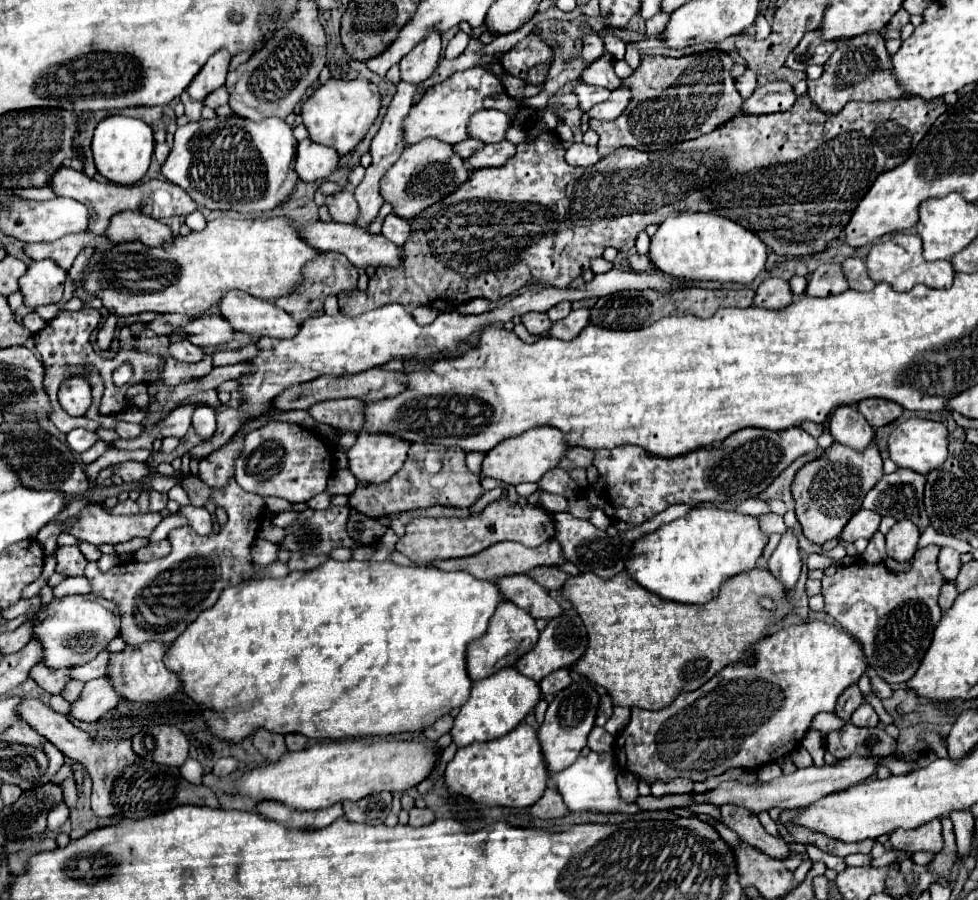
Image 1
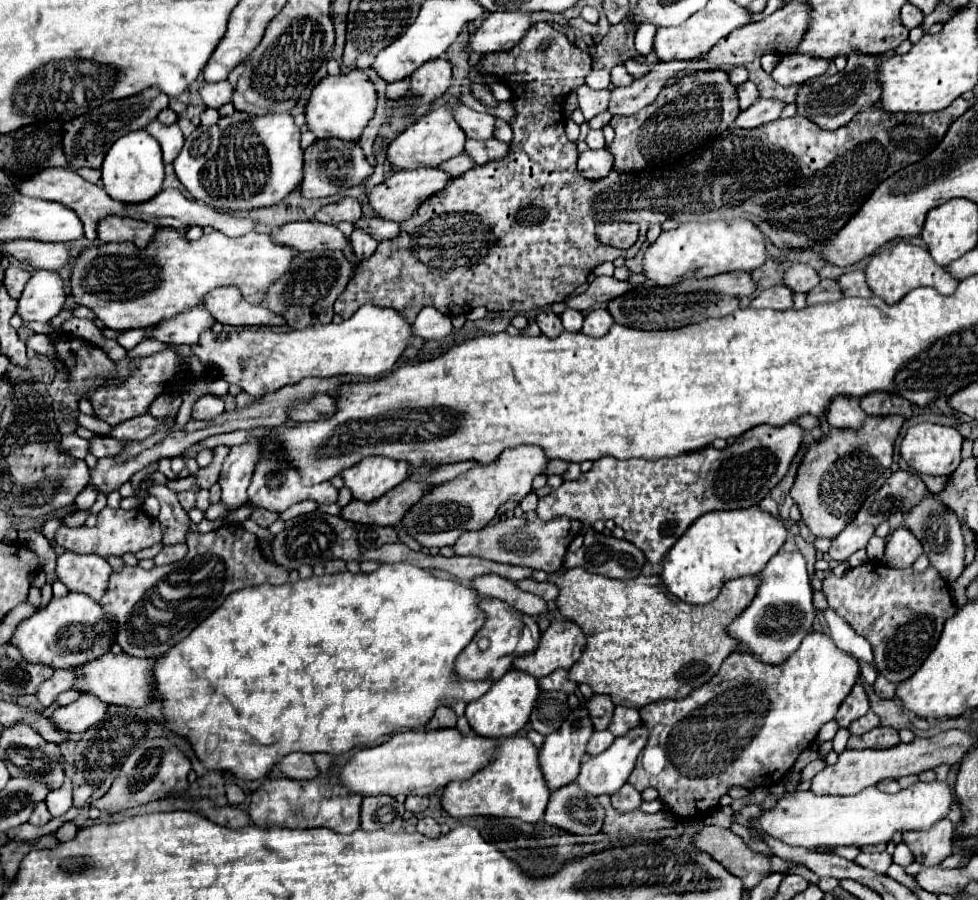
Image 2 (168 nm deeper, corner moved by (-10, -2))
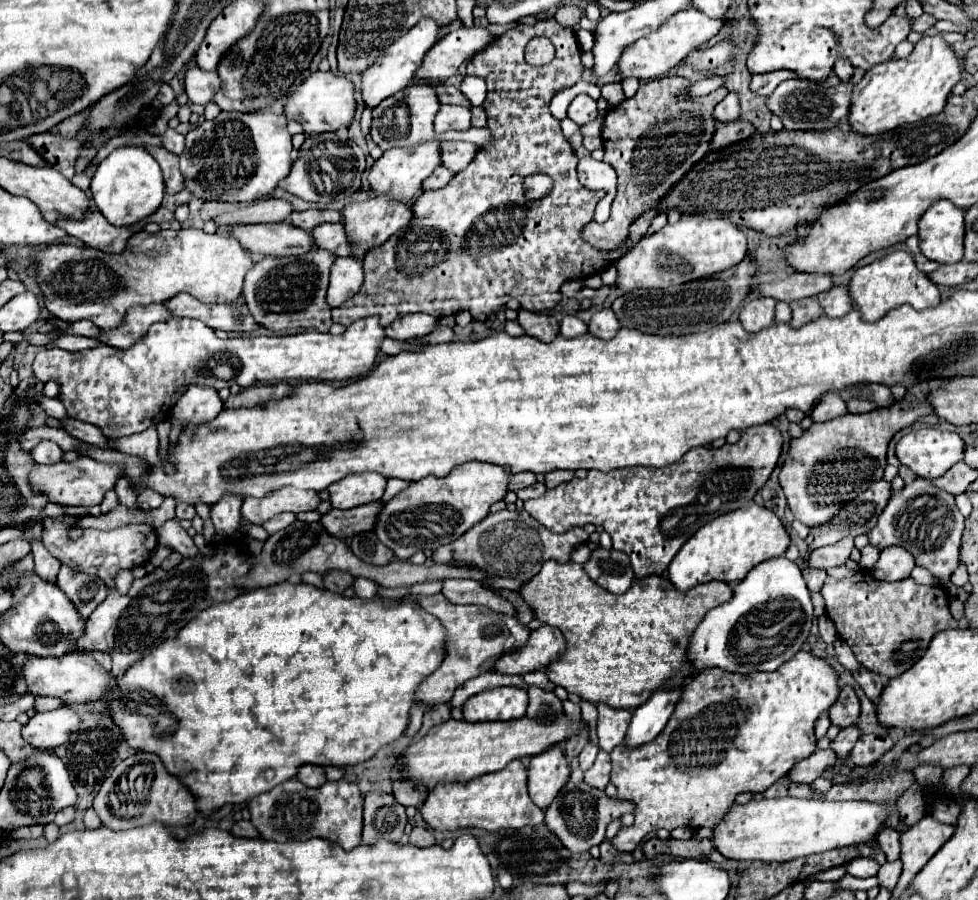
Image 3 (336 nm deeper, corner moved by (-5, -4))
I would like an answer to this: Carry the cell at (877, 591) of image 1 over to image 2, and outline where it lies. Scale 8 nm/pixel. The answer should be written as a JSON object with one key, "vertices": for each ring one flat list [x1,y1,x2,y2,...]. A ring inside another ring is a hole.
{"vertices":[[867,561,841,577,829,573,823,579,823,593,829,607,871,643,877,671,895,685,921,667,937,645,945,621,957,613,949,585,933,567,917,573,913,569,891,569,881,561]]}

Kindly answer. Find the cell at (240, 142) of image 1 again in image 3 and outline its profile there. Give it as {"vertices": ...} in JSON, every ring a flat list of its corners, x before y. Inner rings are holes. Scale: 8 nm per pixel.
{"vertices":[[222,111,216,119,200,123,186,135,186,147,180,153,180,171,184,175,184,187,194,197,206,201,230,201,252,203,268,197,278,183,288,177,292,167,292,135,286,129,286,117,278,113,230,113]]}

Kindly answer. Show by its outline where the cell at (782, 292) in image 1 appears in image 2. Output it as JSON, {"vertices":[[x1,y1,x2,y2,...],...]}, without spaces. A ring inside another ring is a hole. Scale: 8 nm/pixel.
{"vertices":[[775,285,765,291,761,291,749,305,751,309,775,309,775,311,787,311,793,307,793,293,785,285]]}

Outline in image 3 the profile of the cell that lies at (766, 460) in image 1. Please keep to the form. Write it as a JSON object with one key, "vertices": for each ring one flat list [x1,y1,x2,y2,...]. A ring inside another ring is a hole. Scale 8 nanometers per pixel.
{"vertices":[[766,423,756,425,746,431,742,431,742,437,734,445,724,445,720,449,714,447,694,447,690,449,680,461,650,469,650,467,624,467,614,471,588,471,586,479,572,479,566,483,560,483,554,489,548,489,542,497,530,499,524,503,524,509,544,527,548,527,554,533,562,533,574,525,584,527,586,523,602,525,606,533,612,537,612,547,618,551,628,553,636,577,646,575,662,575,678,549,708,521,716,519,718,515,724,515,728,511,740,509,746,503,752,501,752,497,766,485,770,473,774,471,778,457,782,453,782,433,778,427]]}

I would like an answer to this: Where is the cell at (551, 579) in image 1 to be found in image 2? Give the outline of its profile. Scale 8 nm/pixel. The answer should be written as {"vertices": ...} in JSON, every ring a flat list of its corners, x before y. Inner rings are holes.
{"vertices":[[523,579,523,581,517,581,515,583,519,589,527,591,527,593,533,593,533,595,539,595,543,601,555,601,557,595,559,595,559,589,553,585,553,583,535,583,531,579]]}

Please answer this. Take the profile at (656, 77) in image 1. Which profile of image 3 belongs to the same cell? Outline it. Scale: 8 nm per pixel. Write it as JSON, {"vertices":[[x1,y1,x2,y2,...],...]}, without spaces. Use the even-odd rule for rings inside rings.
{"vertices":[[664,77,664,79,654,79,646,85,640,85,638,93,632,99,626,99,618,107,610,109,604,117,604,127,602,127,602,141,604,141,604,161,610,163,616,169,618,175,618,193,612,203,612,213,610,219,604,223,588,223,582,229,582,237,596,249,602,251,614,251,628,239,628,227,638,217,638,213,658,205,658,197,682,177,698,159,702,159,708,151,708,143,714,137,718,121,714,119,714,107,726,97,728,89,720,87,710,95,704,97,684,97,690,89,692,81,684,77]]}

